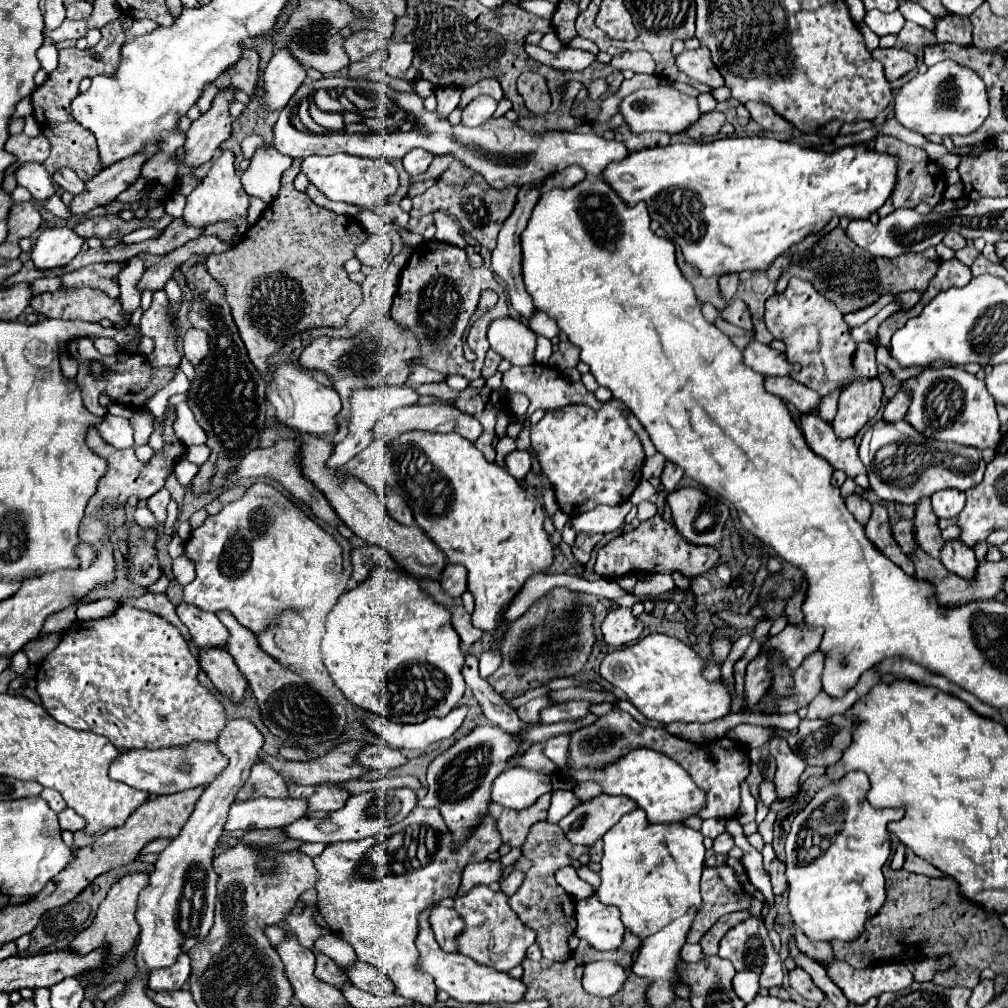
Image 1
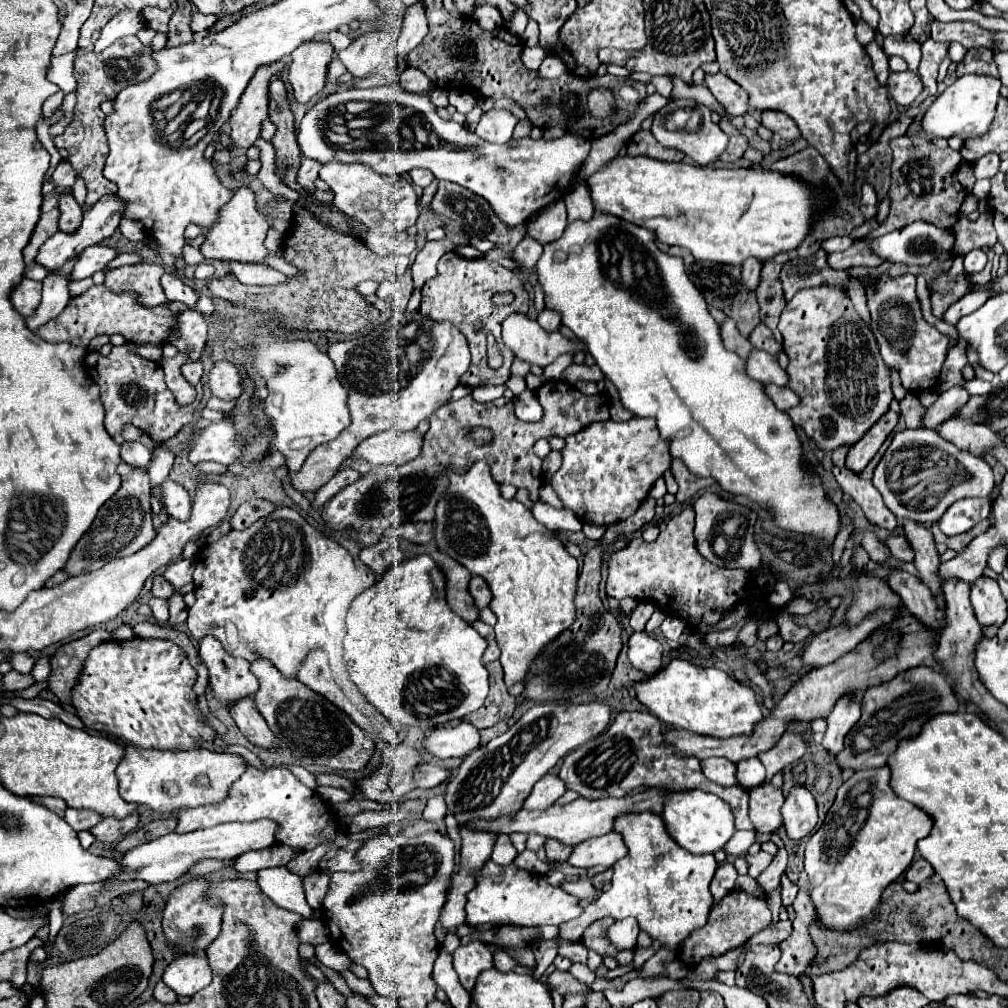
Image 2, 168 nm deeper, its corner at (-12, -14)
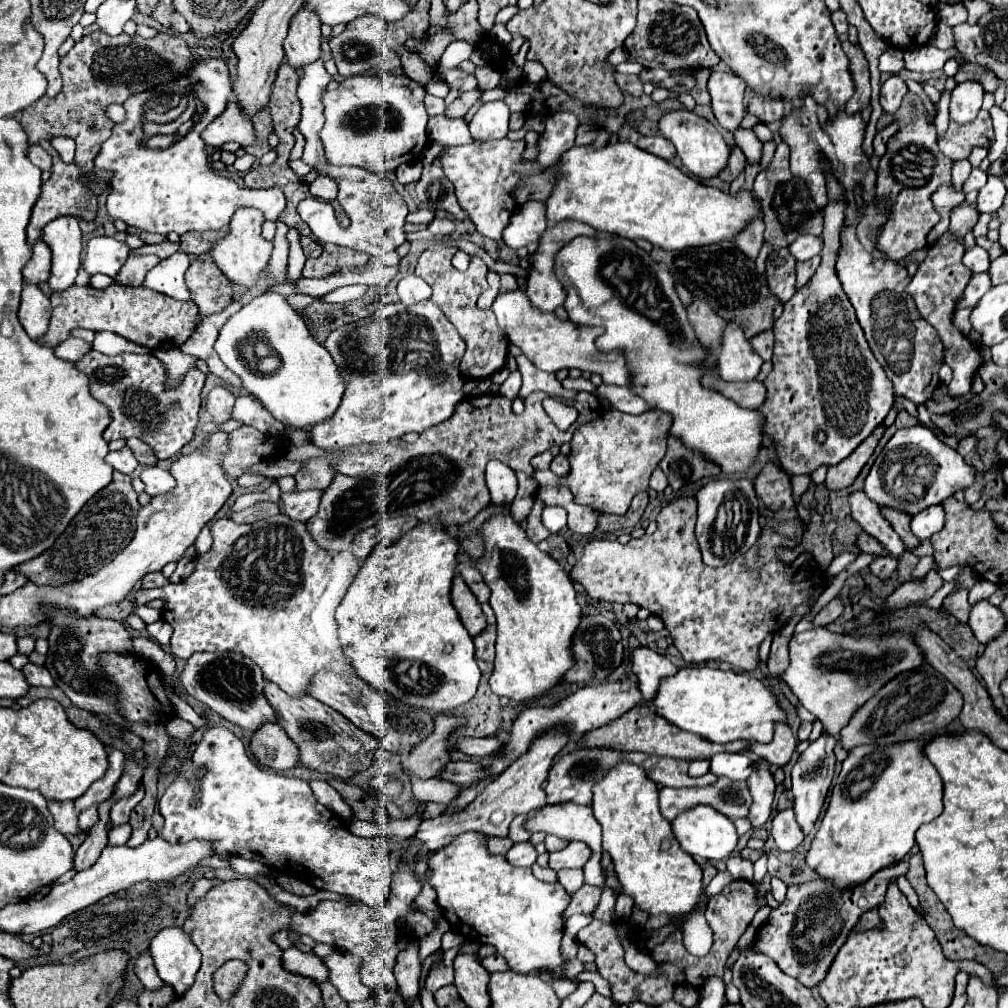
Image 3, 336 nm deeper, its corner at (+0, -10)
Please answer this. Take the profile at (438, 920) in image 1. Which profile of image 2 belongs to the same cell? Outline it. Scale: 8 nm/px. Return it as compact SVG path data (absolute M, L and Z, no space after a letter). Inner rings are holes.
M470 942L466 946L460 946L452 956L454 956L454 970L458 972L460 982L468 992L474 988L478 974L494 966L492 950L484 942Z

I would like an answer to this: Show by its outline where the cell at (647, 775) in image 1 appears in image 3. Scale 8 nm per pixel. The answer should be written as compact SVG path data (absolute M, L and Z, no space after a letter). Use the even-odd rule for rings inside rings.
M692 806L684 812L680 812L672 820L672 832L684 852L688 852L692 856L702 856L708 860L726 860L738 842L738 834L736 834L732 820L724 814L720 814L718 810L714 810L712 806Z

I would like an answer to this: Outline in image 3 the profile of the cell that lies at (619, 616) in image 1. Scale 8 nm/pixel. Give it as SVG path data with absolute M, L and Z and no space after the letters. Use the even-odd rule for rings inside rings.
M646 646L634 648L634 652L632 652L632 672L638 678L644 700L652 700L658 690L660 678L676 674L676 670L678 668L666 656L658 654Z

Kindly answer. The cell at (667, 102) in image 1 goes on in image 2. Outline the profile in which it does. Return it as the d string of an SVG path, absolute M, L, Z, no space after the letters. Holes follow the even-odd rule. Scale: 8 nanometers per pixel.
M698 106L704 112L704 122L696 132L686 132L686 130L666 130L666 110L658 112L652 124L652 134L654 138L668 148L676 148L690 156L698 166L708 166L716 162L722 156L722 150L726 150L728 136L720 130L718 124L710 120L710 110L704 106Z

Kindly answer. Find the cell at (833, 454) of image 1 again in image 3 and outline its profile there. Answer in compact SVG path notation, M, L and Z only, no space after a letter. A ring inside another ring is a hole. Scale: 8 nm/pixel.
M862 490L852 492L848 496L850 508L852 508L852 518L870 534L874 536L892 556L900 556L904 552L902 540L898 538L898 534L892 530L892 526L886 522L886 518L882 518L880 506L876 502L872 502L870 498L866 498L866 494Z

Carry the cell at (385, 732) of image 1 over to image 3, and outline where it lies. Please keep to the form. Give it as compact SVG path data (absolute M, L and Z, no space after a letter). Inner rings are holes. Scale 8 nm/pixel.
M460 736L456 738L454 742L454 750L462 752L462 754L468 754L468 756L486 756L486 754L494 754L498 752L502 746L500 738L468 738L468 736Z

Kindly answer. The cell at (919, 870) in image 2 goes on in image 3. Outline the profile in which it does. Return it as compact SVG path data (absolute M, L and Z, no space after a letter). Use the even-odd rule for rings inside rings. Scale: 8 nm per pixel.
M902 860L896 866L888 866L880 870L866 884L852 886L846 892L830 890L830 886L826 886L826 882L820 882L820 880L790 884L786 900L776 910L772 910L770 926L766 922L758 930L754 946L758 948L758 952L770 956L784 974L796 978L806 988L812 988L826 976L826 970L830 968L830 962L834 960L834 952L832 948L828 948L832 940L836 938L836 948L840 948L846 942L848 932L856 926L860 914L870 910L872 906L878 906L884 900L884 892L888 884L896 880L898 876L904 876L906 870L908 870L908 862ZM810 904L820 904L820 922L818 918L812 918Z

